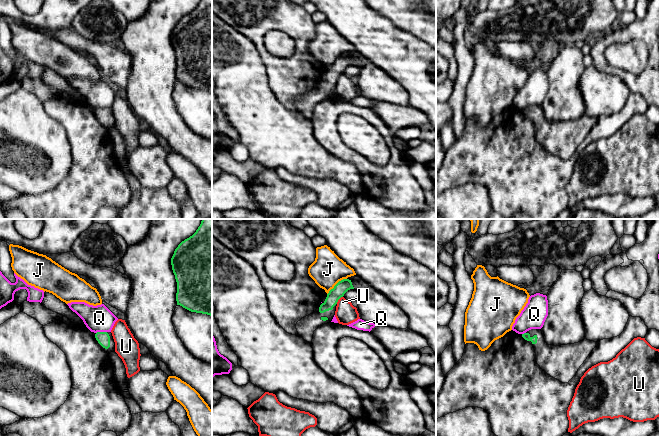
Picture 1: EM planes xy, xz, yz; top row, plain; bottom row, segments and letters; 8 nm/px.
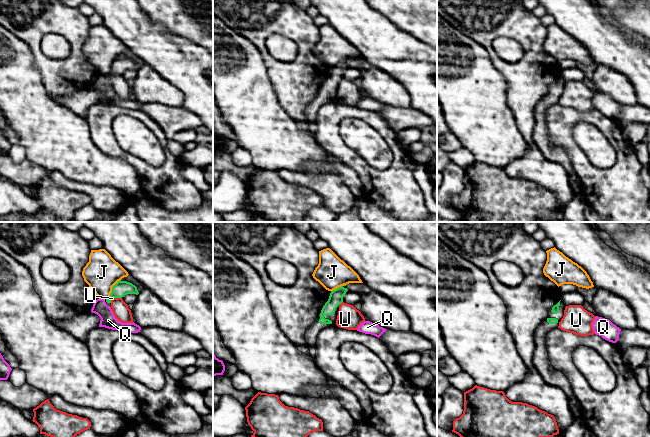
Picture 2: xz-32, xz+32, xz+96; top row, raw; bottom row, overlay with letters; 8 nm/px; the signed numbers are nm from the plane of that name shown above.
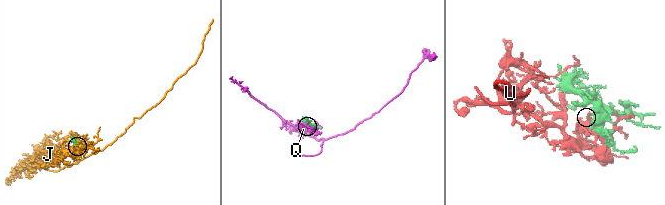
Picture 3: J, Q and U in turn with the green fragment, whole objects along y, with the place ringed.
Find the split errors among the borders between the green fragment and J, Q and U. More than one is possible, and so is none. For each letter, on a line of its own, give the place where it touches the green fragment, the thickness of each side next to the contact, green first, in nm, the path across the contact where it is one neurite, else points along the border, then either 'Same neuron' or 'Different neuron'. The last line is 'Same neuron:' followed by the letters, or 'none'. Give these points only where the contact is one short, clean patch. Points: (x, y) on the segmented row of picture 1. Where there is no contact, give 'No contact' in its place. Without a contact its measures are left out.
J: Touches green at xz (336, 284). Thickness 100 nm (green) against 260 nm. Different neuron
Q: Touches green at xy (101, 332). Thickness 110 nm (green) against 220 nm. Different neuron
U: Touches green at xz (338, 299). Thickness 100 nm (green) against 170 nm. Different neuron
Same neuron: none

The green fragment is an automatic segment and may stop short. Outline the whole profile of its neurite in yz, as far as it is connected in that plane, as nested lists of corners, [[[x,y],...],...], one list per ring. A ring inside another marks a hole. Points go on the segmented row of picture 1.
[[[531,329],[521,336],[533,345],[540,368],[562,383],[568,383],[576,375],[596,347],[596,342],[587,339],[574,344],[548,345],[541,329]]]

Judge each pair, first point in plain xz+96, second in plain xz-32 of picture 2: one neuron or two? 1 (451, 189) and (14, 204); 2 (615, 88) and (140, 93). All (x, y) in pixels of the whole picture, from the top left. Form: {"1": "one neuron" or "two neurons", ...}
{"1": "one neuron", "2": "one neuron"}

